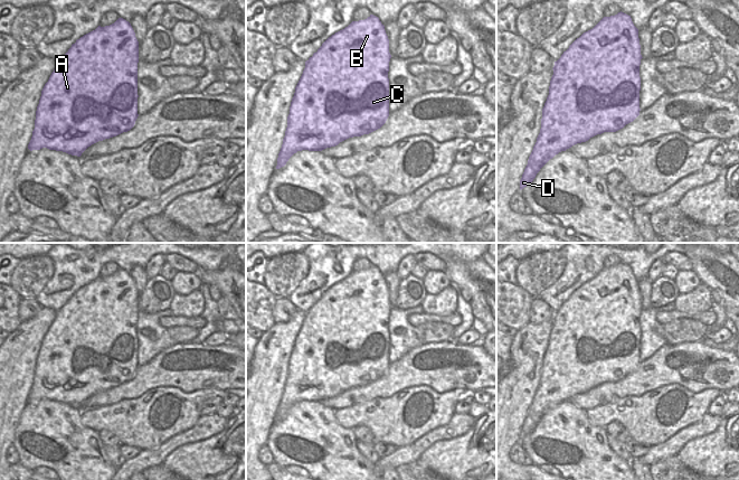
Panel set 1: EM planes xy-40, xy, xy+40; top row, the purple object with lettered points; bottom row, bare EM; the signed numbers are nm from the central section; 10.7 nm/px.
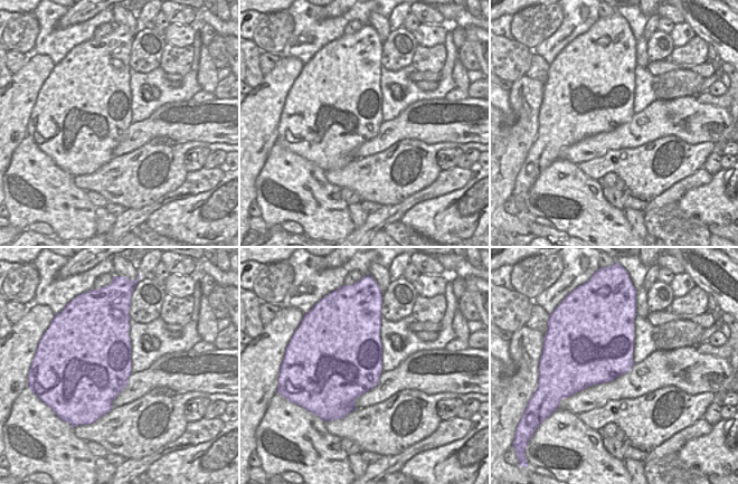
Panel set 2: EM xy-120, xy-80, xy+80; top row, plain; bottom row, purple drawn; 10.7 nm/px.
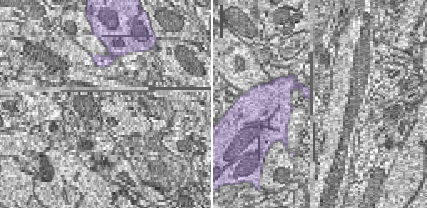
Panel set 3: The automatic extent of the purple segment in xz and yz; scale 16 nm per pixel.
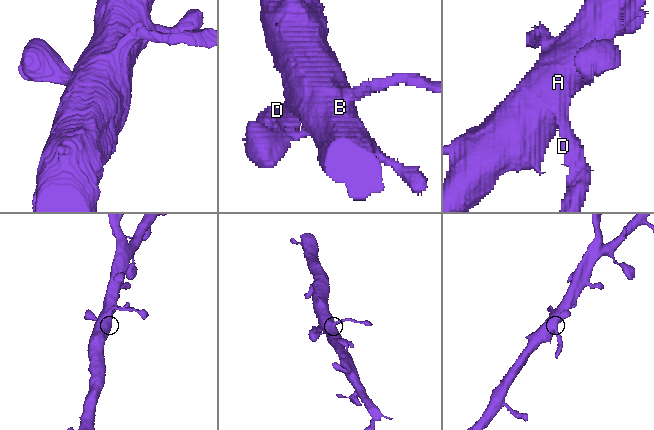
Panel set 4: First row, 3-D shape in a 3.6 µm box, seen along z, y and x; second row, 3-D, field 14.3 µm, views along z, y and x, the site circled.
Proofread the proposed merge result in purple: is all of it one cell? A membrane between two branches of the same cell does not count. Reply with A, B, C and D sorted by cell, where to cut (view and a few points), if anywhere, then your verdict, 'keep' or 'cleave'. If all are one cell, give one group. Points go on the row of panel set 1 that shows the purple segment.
A B C D | no cut | keep

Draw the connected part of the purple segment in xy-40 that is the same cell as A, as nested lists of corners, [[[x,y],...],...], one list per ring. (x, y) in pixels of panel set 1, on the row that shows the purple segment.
[[[123,18],[77,39],[56,62],[41,91],[28,149],[47,148],[80,157],[92,144],[130,131],[139,116],[138,63],[139,41]]]

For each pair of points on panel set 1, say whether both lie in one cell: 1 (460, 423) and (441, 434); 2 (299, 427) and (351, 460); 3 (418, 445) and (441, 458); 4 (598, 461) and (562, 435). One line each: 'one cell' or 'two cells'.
1: one cell
2: one cell
3: two cells
4: one cell

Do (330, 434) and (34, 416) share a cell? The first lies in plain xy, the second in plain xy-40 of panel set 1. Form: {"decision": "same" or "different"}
{"decision": "same"}

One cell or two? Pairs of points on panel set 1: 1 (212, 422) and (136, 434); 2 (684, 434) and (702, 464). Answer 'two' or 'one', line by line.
1: two
2: two

